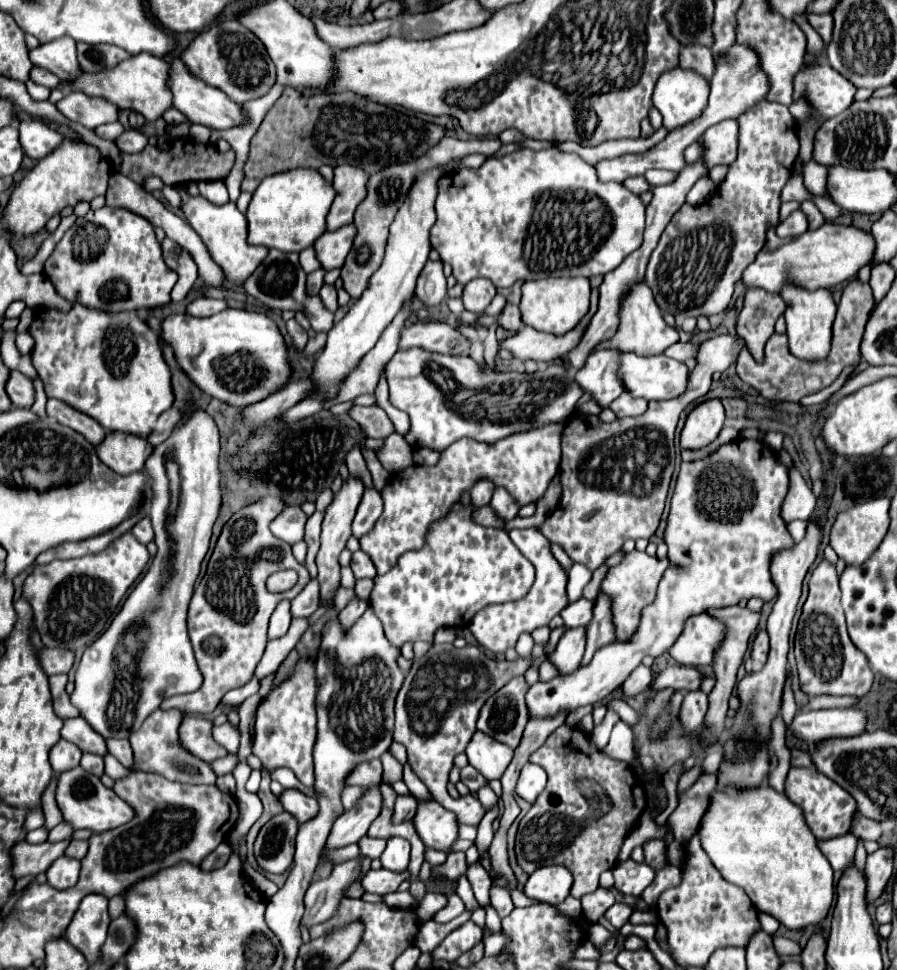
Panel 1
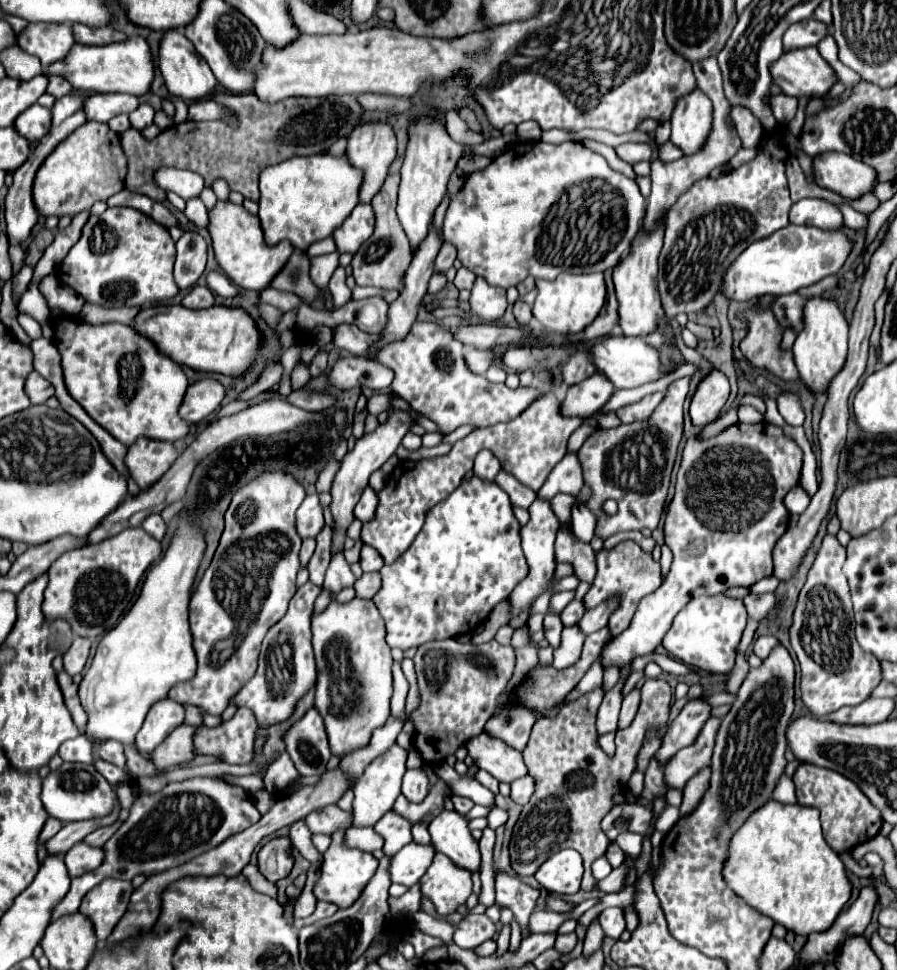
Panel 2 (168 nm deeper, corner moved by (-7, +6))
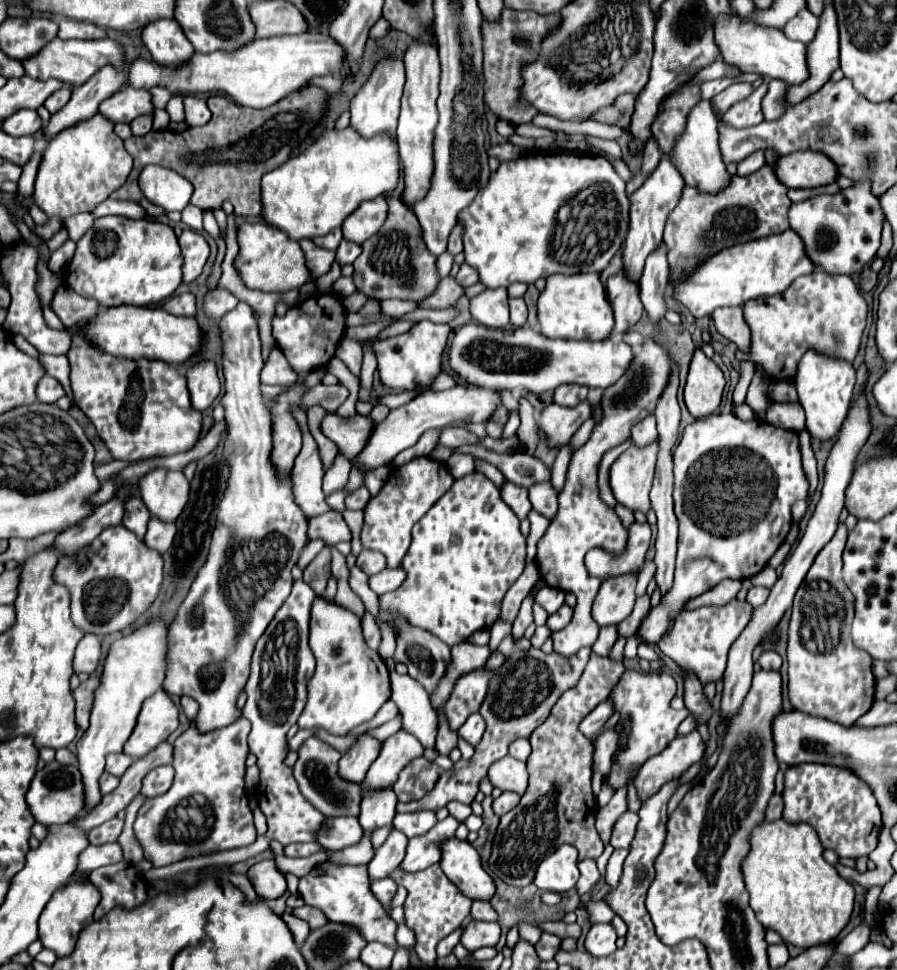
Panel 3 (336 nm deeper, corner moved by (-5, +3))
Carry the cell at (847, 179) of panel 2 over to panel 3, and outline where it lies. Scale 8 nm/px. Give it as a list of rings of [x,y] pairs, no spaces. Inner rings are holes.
[[[813,151],[781,155],[773,165],[777,179],[789,189],[809,189],[833,183],[837,169],[829,157]]]

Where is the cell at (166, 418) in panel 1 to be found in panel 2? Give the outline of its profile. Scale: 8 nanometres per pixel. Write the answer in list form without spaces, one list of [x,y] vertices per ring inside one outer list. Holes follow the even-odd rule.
[[[203,378],[187,388],[183,404],[179,406],[179,416],[181,420],[191,424],[199,422],[209,414],[213,414],[221,406],[223,398],[225,398],[225,388],[211,378]]]

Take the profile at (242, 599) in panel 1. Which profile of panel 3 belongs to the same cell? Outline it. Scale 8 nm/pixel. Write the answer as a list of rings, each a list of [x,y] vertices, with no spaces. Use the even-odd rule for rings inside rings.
[[[239,303],[237,309],[225,313],[219,321],[221,331],[221,365],[225,377],[225,395],[221,405],[225,409],[227,437],[223,439],[223,457],[229,463],[229,481],[225,495],[219,503],[217,527],[213,531],[211,549],[205,565],[199,569],[189,595],[179,607],[179,613],[169,627],[167,635],[167,667],[163,689],[173,695],[189,695],[199,703],[193,725],[199,733],[211,733],[231,725],[241,717],[237,709],[237,695],[247,683],[249,663],[257,639],[265,633],[267,625],[275,617],[277,609],[291,593],[293,577],[291,567],[297,563],[299,553],[307,541],[307,517],[295,505],[291,493],[291,481],[279,479],[269,461],[271,453],[271,421],[269,411],[259,391],[259,373],[263,369],[261,339],[257,319],[247,303]]]

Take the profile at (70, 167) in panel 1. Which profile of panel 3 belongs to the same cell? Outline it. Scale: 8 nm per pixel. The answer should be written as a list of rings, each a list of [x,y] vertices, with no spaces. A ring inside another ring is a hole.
[[[101,113],[93,115],[81,125],[73,125],[65,133],[53,137],[43,151],[39,173],[35,179],[33,201],[49,215],[67,219],[71,215],[93,211],[113,191],[117,191],[129,177],[133,159],[113,131],[113,123]]]

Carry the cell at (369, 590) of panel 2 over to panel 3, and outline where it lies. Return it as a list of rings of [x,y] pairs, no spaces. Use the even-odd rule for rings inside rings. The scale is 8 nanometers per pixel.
[[[397,567],[397,569],[383,569],[381,573],[369,577],[369,587],[377,595],[381,595],[381,593],[389,593],[389,591],[397,589],[403,581],[405,581],[405,571],[401,567]]]

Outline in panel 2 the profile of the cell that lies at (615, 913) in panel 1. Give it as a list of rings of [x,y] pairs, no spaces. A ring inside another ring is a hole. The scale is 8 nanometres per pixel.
[[[605,908],[599,918],[601,918],[601,926],[603,926],[605,936],[619,940],[621,932],[625,930],[625,914],[623,914],[623,908]]]

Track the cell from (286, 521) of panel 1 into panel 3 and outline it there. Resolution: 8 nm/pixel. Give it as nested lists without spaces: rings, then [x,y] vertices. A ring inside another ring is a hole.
[[[337,511],[323,513],[319,517],[309,519],[309,531],[307,535],[311,539],[323,539],[327,545],[337,545],[339,541],[351,541],[351,529],[345,523],[343,515]]]

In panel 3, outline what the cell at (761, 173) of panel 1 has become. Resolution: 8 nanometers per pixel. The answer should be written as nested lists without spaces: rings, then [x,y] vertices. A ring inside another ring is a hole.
[[[769,165],[761,167],[757,173],[749,177],[733,175],[731,185],[719,195],[707,195],[687,185],[683,189],[679,205],[669,213],[665,223],[663,241],[669,249],[669,267],[677,273],[689,273],[703,259],[711,257],[713,253],[725,247],[781,233],[789,229],[789,207],[791,201],[787,197],[787,187],[775,177]]]

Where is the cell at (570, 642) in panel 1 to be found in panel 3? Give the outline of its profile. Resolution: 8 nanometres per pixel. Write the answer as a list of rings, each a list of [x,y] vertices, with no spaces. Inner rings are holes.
[[[609,577],[609,581],[603,581],[595,603],[593,603],[593,619],[605,627],[605,625],[617,625],[629,613],[633,611],[635,601],[635,585],[637,577]]]

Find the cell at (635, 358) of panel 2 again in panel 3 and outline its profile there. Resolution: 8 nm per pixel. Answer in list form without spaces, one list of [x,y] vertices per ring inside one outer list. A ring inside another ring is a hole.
[[[469,323],[455,333],[449,345],[449,369],[459,381],[475,387],[531,391],[535,395],[553,391],[565,383],[605,389],[625,373],[631,359],[633,351],[623,341],[549,339],[529,325],[517,329],[491,329]]]

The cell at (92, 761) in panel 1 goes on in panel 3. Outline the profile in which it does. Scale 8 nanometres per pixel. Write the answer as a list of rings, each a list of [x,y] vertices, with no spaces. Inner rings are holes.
[[[103,773],[101,779],[99,779],[99,783],[101,783],[101,793],[107,795],[107,793],[111,793],[119,785],[119,777],[115,777],[111,773]]]

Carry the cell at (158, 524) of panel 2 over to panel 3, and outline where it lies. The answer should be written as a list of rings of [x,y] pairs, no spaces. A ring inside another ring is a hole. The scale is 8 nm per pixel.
[[[151,517],[149,529],[147,529],[147,535],[145,535],[145,545],[149,549],[165,553],[171,547],[175,533],[177,533],[177,529],[175,529],[173,523],[163,523],[157,517]]]

